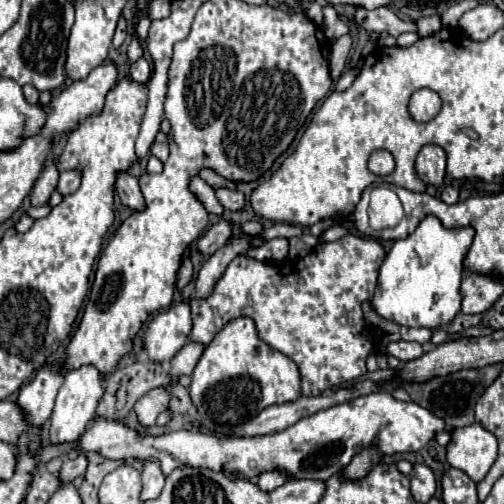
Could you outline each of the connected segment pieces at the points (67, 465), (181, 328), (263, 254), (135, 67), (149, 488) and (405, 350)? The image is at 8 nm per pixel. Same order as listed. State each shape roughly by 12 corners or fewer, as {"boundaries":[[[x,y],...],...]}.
{"boundaries":[[[85,455],[67,459],[59,473],[61,481],[83,477],[89,465]],[[189,303],[149,321],[143,347],[151,361],[177,355],[191,333]],[[281,237],[251,247],[249,257],[281,261],[289,253],[289,241]],[[145,57],[131,65],[129,73],[137,83],[151,79],[151,65]],[[157,461],[143,465],[141,501],[161,495],[165,477]],[[393,341],[385,353],[403,363],[423,355],[415,341]]]}

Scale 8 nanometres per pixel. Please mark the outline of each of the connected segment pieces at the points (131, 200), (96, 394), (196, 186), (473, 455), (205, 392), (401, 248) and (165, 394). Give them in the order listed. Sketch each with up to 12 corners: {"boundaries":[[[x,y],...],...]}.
{"boundaries":[[[119,171],[115,193],[131,209],[143,209],[139,183],[127,171]],[[71,369],[57,393],[49,439],[75,441],[95,417],[103,377]],[[201,177],[191,181],[191,191],[203,201],[205,209],[223,217],[223,205],[215,189]],[[483,425],[457,427],[447,445],[451,467],[481,481],[497,459]],[[251,317],[229,321],[193,371],[201,421],[231,427],[299,399],[289,357]],[[427,215],[387,253],[383,319],[439,329],[461,311],[473,227]],[[169,385],[145,393],[135,403],[139,423],[149,427],[169,409]]]}

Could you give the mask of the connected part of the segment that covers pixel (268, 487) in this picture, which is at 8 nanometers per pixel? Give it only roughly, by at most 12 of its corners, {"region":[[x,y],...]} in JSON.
{"region":[[263,473],[257,481],[261,491],[275,491],[285,483],[281,473]]}

